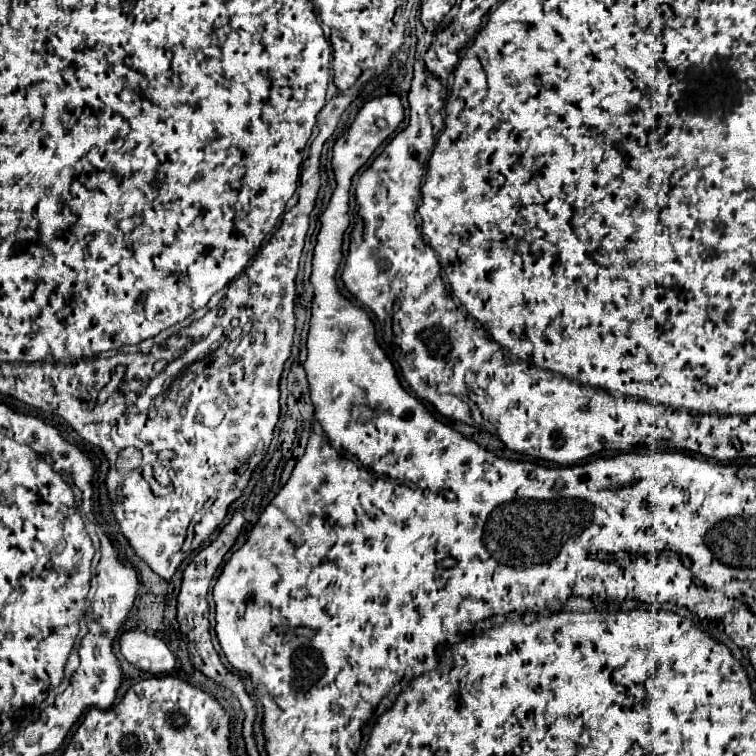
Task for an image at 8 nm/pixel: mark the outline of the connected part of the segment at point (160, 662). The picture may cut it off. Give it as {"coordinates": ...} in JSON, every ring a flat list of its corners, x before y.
{"coordinates":[[132,628,120,634,120,652,132,666,156,676,172,672,176,662,170,648,142,628]]}

